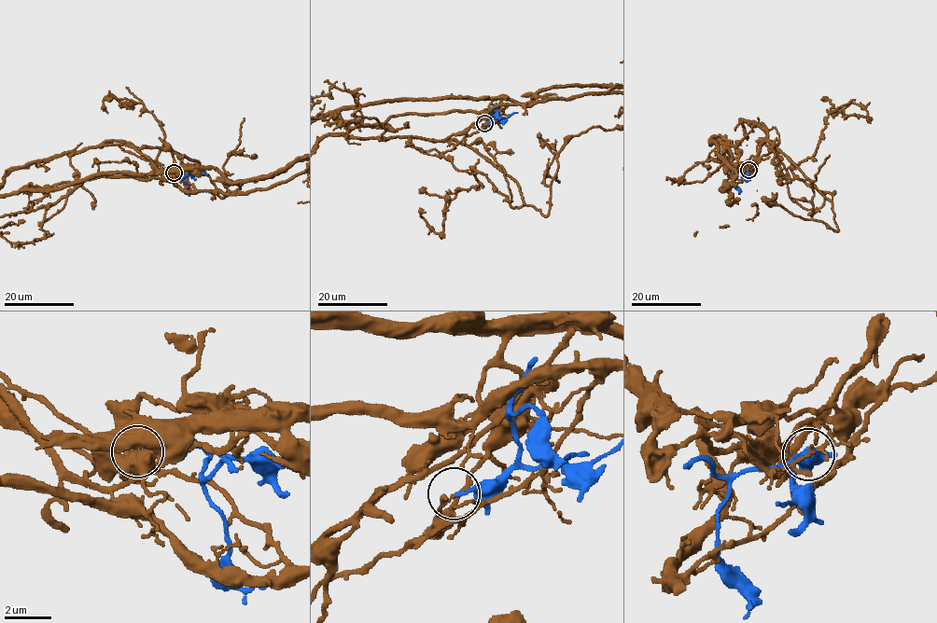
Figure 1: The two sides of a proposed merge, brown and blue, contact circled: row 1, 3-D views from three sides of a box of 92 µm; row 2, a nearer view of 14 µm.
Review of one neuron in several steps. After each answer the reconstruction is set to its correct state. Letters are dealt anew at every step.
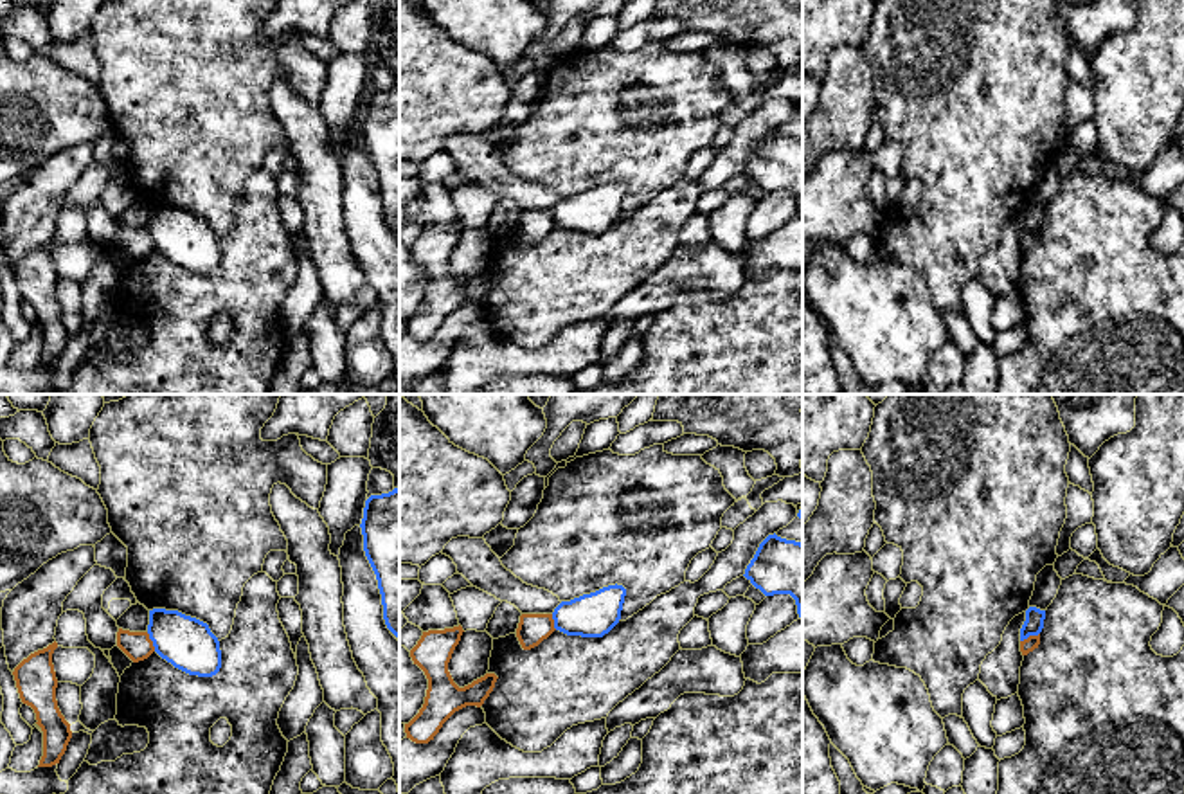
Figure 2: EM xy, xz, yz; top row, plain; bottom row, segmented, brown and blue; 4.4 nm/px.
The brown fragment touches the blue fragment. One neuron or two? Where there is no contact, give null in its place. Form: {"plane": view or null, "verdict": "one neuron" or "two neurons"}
{"plane": "xy", "verdict": "two neurons"}

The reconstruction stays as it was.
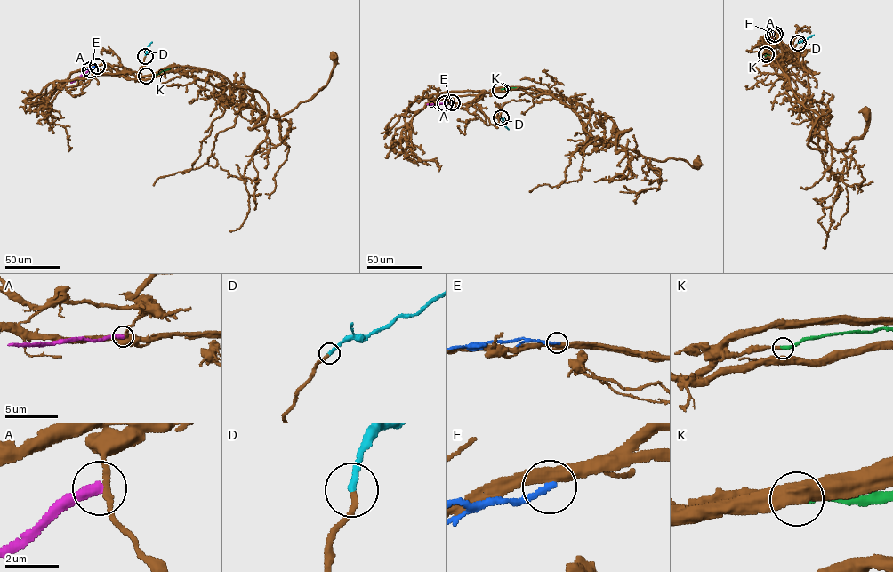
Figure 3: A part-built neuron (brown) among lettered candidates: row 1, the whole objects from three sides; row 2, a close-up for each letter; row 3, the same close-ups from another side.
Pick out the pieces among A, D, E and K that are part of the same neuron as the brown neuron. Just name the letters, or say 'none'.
D, K

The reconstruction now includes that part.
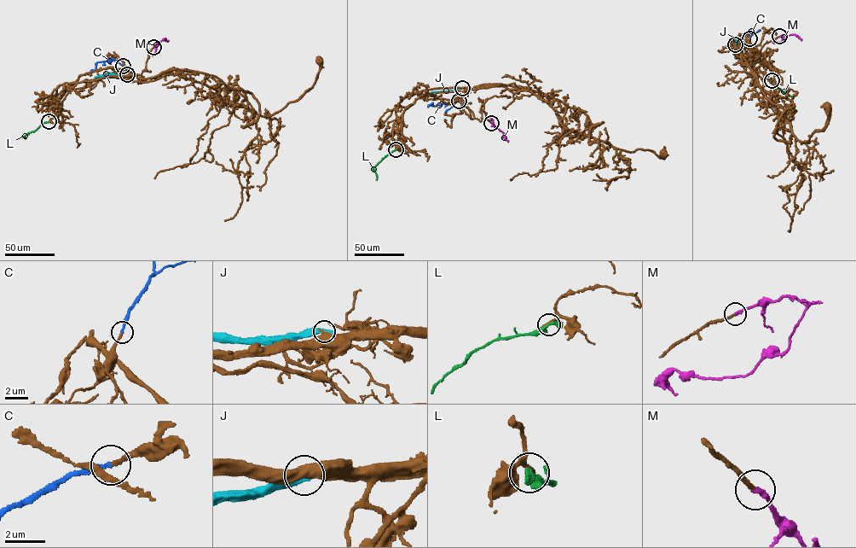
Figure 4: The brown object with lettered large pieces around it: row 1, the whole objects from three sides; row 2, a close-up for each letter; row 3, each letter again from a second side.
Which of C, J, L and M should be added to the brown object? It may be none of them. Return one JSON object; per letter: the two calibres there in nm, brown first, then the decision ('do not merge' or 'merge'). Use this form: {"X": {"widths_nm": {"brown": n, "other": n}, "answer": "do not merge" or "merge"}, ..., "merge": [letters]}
{"C": {"widths_nm": {"brown": 220, "other": 200}, "answer": "merge"}, "J": {"widths_nm": {"brown": 550, "other": 480}, "answer": "do not merge"}, "L": {"widths_nm": {"brown": 180, "other": 500}, "answer": "do not merge"}, "M": {"widths_nm": {"brown": 190, "other": 260}, "answer": "merge"}, "merge": ["C", "M"]}

